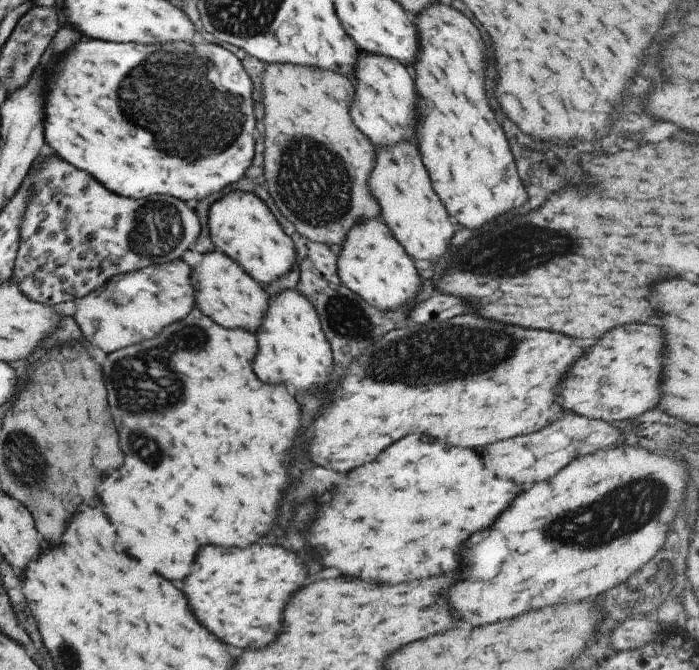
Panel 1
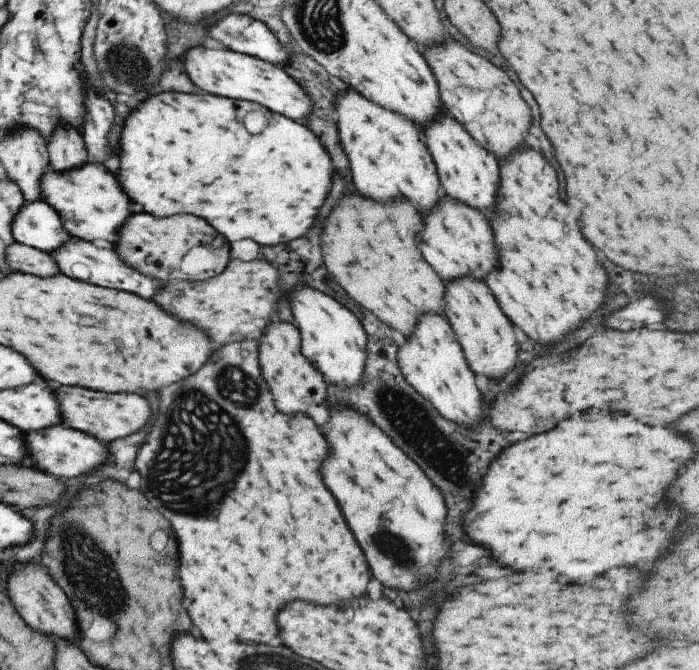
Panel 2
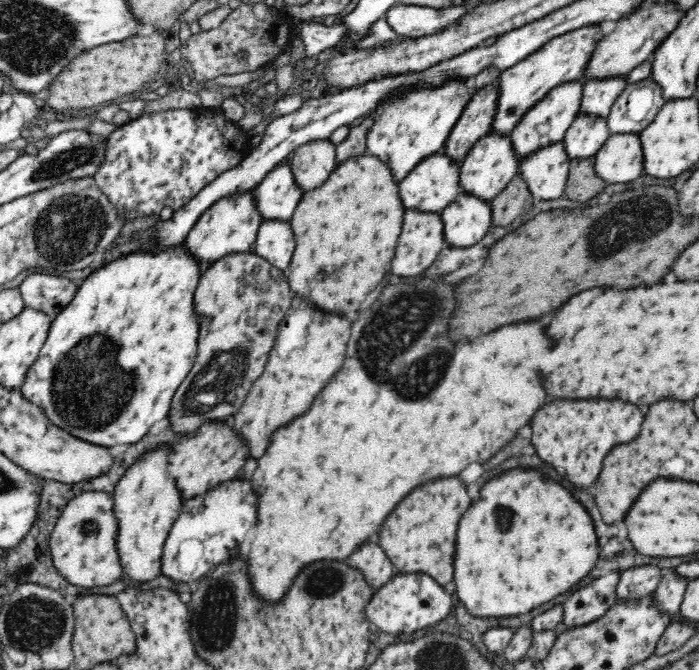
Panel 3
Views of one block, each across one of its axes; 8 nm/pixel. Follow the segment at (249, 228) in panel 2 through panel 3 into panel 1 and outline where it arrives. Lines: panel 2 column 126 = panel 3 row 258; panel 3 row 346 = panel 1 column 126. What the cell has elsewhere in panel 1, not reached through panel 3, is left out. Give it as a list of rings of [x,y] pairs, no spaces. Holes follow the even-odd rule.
[[[81,38],[80,41],[74,42],[65,54],[55,58],[55,62],[46,62],[46,64],[49,72],[44,76],[45,100],[42,102],[44,144],[49,146],[60,159],[93,176],[103,188],[107,188],[113,194],[125,198],[143,198],[147,194],[169,194],[181,200],[199,198],[199,196],[203,198],[207,194],[219,192],[225,186],[233,184],[237,178],[241,178],[241,174],[251,164],[253,146],[255,146],[253,136],[251,136],[253,126],[255,126],[251,98],[252,84],[239,59],[220,45],[200,39],[187,42],[141,44]]]

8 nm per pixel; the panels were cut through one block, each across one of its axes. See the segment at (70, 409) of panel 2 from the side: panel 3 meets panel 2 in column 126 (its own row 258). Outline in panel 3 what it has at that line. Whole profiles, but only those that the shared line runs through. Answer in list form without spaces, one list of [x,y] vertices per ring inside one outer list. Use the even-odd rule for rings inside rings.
[[[418,209],[405,210],[404,228],[400,234],[400,242],[396,248],[396,256],[392,260],[392,272],[396,276],[416,276],[432,266],[432,262],[438,258],[440,251],[447,246],[445,240],[444,223],[441,213],[420,212]]]

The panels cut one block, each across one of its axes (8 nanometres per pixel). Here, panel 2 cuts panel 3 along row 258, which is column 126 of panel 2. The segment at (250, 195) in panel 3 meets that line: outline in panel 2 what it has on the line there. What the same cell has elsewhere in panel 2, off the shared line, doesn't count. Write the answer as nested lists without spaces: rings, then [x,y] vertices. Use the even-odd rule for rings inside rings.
[[[91,160],[62,170],[62,173],[47,167],[40,178],[40,199],[57,213],[69,236],[106,247],[114,246],[119,227],[131,214],[127,208],[131,201],[121,190],[110,167],[92,163]]]

